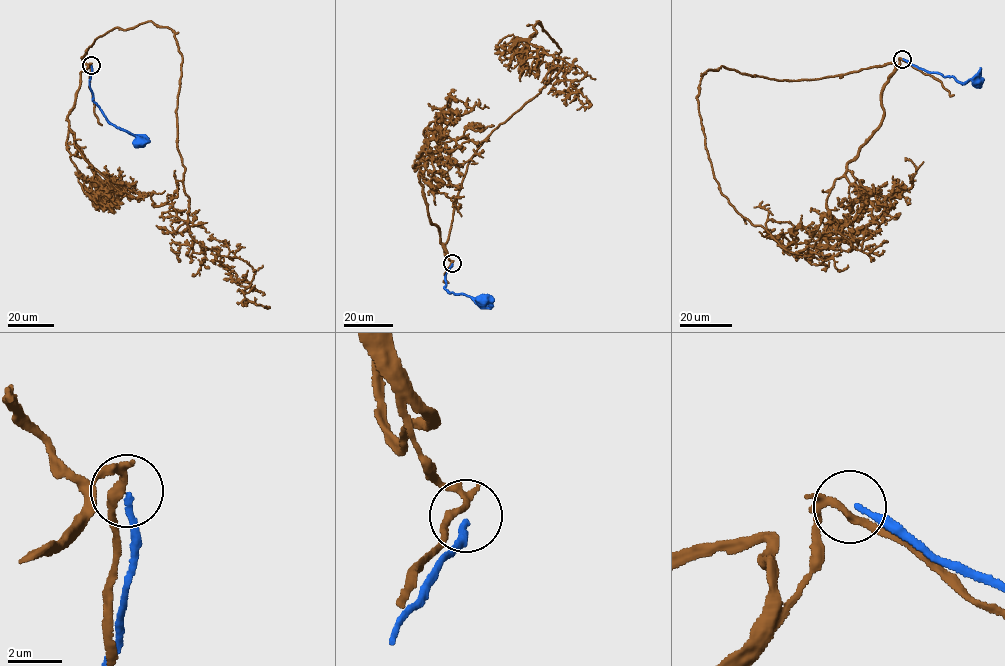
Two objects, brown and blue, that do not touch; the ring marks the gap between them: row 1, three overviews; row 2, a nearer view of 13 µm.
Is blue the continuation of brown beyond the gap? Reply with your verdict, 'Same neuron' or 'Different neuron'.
Different neuron

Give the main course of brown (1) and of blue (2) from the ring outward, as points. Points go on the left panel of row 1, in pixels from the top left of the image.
1: (91, 65), (81, 57), (113, 28), (150, 21), (174, 32), (190, 235), (249, 264), (244, 296), (267, 308)
2: (91, 65), (89, 82), (94, 101), (110, 123), (134, 134), (141, 142)

